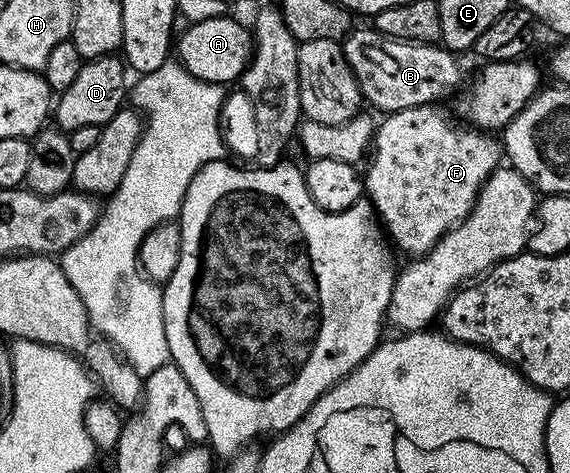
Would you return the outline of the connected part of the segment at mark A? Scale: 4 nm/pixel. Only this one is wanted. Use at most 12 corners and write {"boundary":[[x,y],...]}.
{"boundary":[[231,16],[189,23],[177,61],[205,82],[237,83],[254,53]]}

